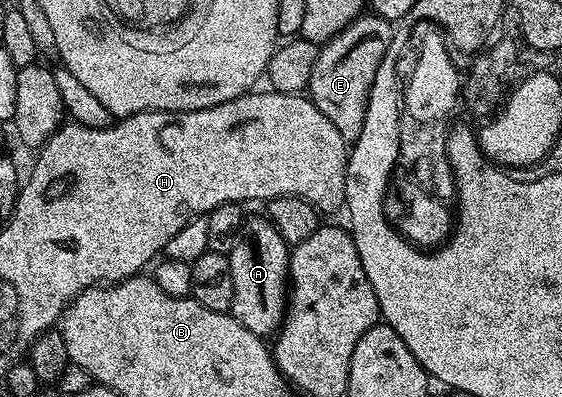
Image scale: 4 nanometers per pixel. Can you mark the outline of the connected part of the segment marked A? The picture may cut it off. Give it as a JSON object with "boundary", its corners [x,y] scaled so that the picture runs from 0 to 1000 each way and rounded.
{"boundary":[[[443,544],[434,562],[434,584],[429,587],[423,612],[404,640],[409,662],[409,693],[416,693],[416,763],[411,773],[411,791],[445,834],[452,834],[457,849],[475,851],[496,831],[498,811],[505,804],[509,776],[509,730],[514,725],[512,705],[512,652],[516,620],[495,592],[489,572],[477,559],[475,544]]]}

